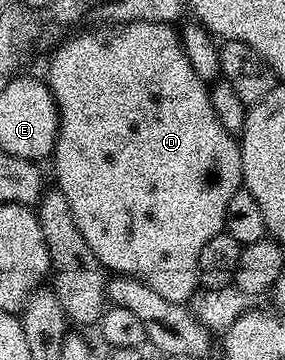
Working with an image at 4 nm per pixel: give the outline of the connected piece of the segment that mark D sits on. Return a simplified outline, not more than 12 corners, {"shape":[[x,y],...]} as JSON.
{"shape":[[173,25],[72,36],[56,180],[109,273],[200,288],[244,175]]}

